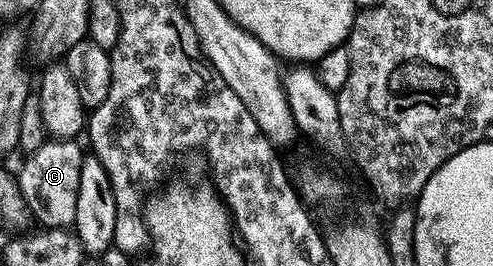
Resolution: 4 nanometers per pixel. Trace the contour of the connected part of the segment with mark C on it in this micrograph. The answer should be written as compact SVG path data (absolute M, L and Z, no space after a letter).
M49 139L38 151L23 158L24 166L18 172L20 196L23 204L49 229L68 229L75 226L78 211L78 175L86 156L72 139Z

